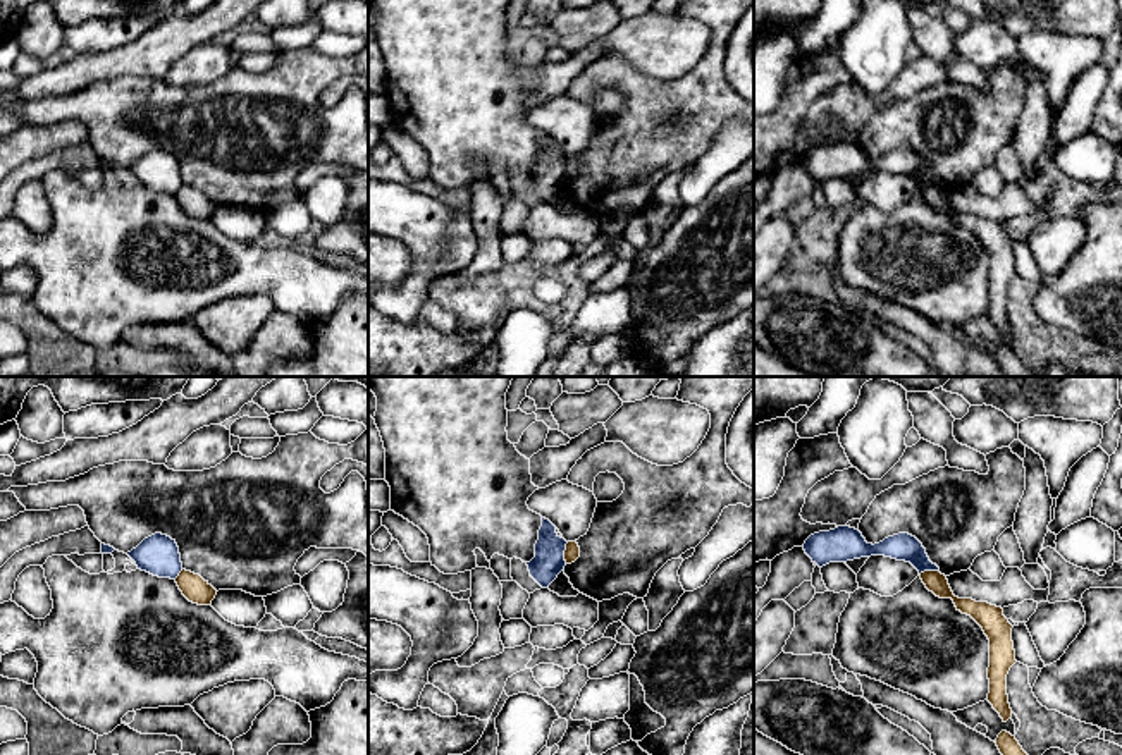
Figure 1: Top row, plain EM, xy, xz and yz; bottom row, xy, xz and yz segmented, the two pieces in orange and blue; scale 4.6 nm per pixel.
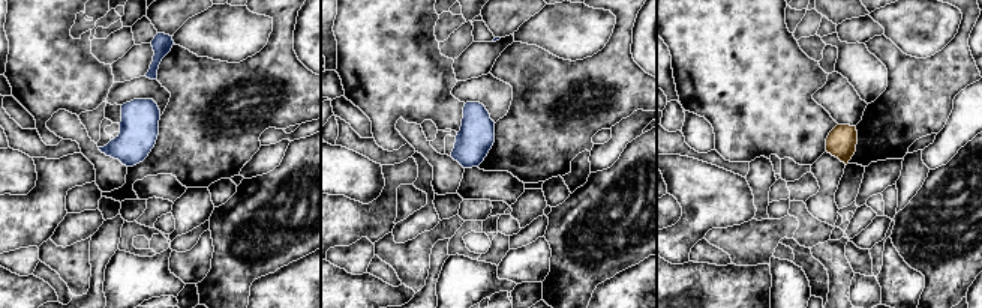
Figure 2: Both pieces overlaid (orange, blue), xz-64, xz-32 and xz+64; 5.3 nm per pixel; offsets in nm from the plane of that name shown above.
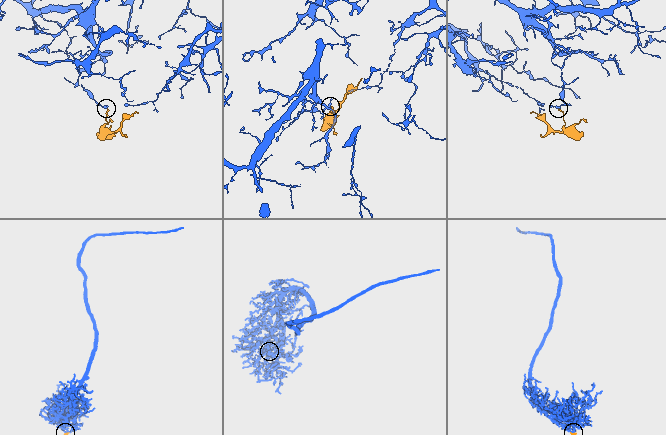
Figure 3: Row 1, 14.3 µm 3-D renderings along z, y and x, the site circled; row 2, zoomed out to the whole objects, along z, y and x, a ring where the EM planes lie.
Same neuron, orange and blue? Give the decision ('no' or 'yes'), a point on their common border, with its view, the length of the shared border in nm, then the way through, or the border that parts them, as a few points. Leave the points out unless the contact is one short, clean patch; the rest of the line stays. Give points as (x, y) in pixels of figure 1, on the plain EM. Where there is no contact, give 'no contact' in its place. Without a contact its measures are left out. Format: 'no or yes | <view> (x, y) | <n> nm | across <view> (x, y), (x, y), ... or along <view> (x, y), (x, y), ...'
no | xz (565, 167) | 110 nm | along xz (568, 157), (565, 178)

